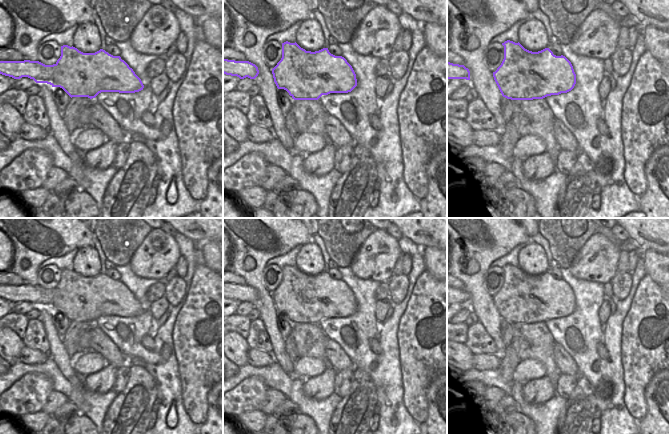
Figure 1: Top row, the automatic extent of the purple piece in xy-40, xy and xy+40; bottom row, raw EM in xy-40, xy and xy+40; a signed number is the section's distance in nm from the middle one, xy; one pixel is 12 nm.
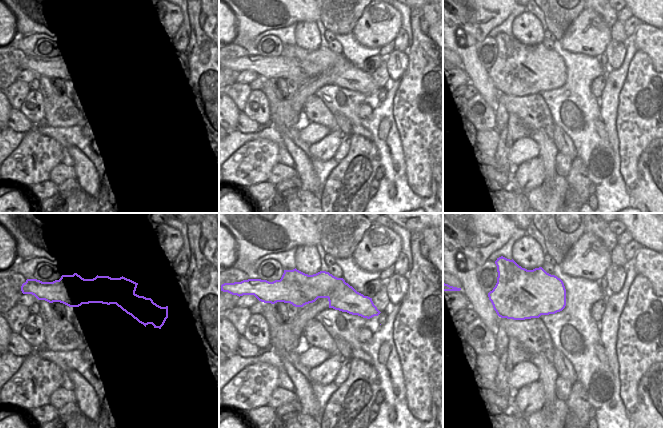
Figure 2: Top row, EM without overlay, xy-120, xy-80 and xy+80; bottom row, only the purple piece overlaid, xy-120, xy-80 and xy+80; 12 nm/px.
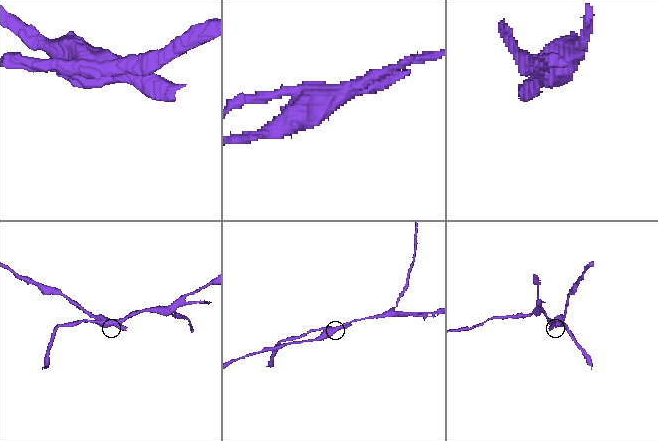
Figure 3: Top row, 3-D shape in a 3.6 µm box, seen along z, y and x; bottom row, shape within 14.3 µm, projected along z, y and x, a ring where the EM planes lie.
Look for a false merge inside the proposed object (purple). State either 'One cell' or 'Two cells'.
Two cells.

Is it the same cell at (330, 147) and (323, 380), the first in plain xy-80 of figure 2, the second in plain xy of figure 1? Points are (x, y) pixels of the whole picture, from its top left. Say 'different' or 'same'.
same

